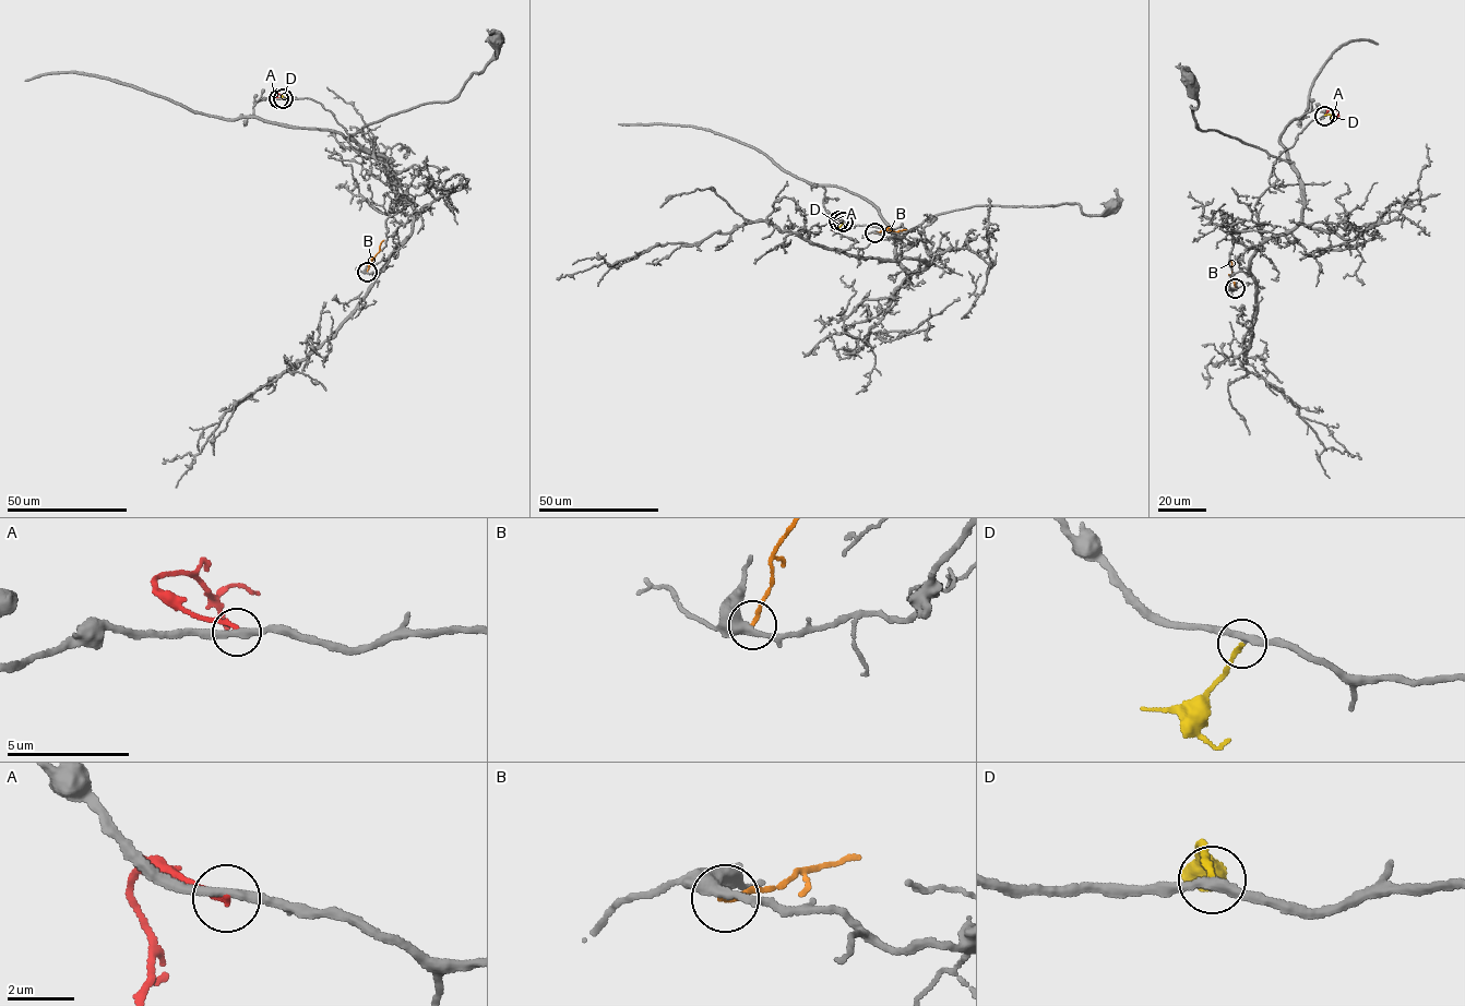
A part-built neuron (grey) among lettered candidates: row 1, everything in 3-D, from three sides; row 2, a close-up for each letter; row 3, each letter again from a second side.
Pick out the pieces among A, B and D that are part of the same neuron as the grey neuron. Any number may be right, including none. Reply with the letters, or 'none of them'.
D

